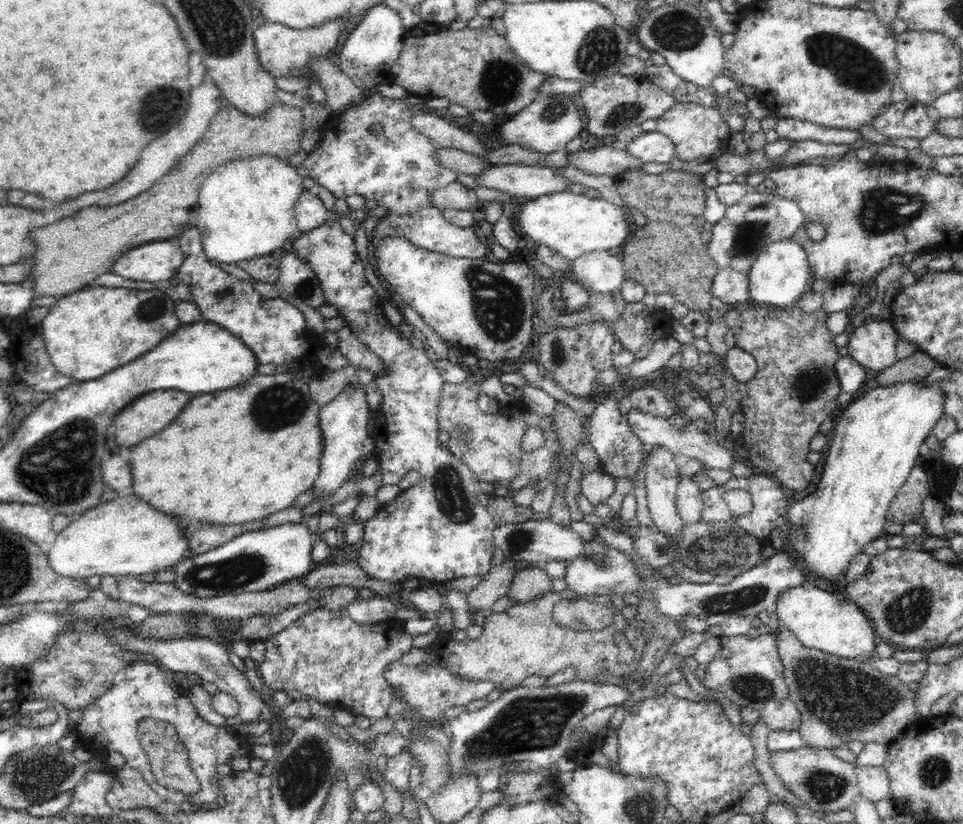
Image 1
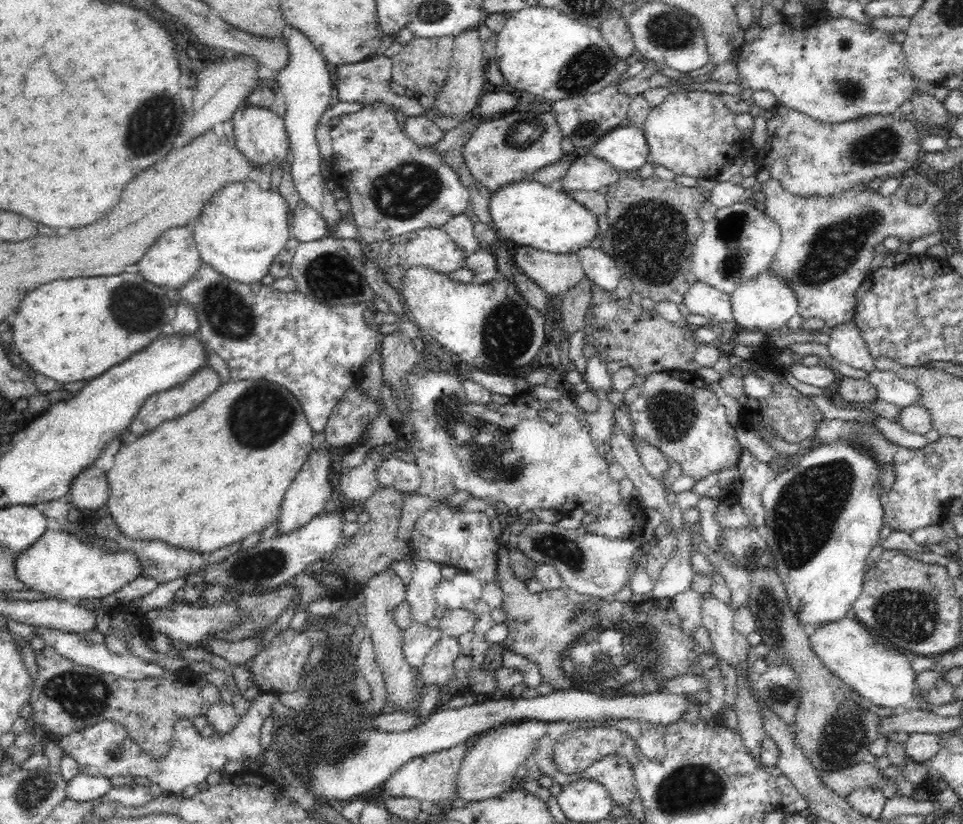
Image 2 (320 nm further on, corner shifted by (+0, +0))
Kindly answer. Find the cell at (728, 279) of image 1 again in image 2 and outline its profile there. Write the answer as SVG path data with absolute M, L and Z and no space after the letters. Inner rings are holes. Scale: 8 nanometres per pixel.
M696 282L684 293L683 303L691 314L700 314L715 324L733 320L731 295L712 286Z

